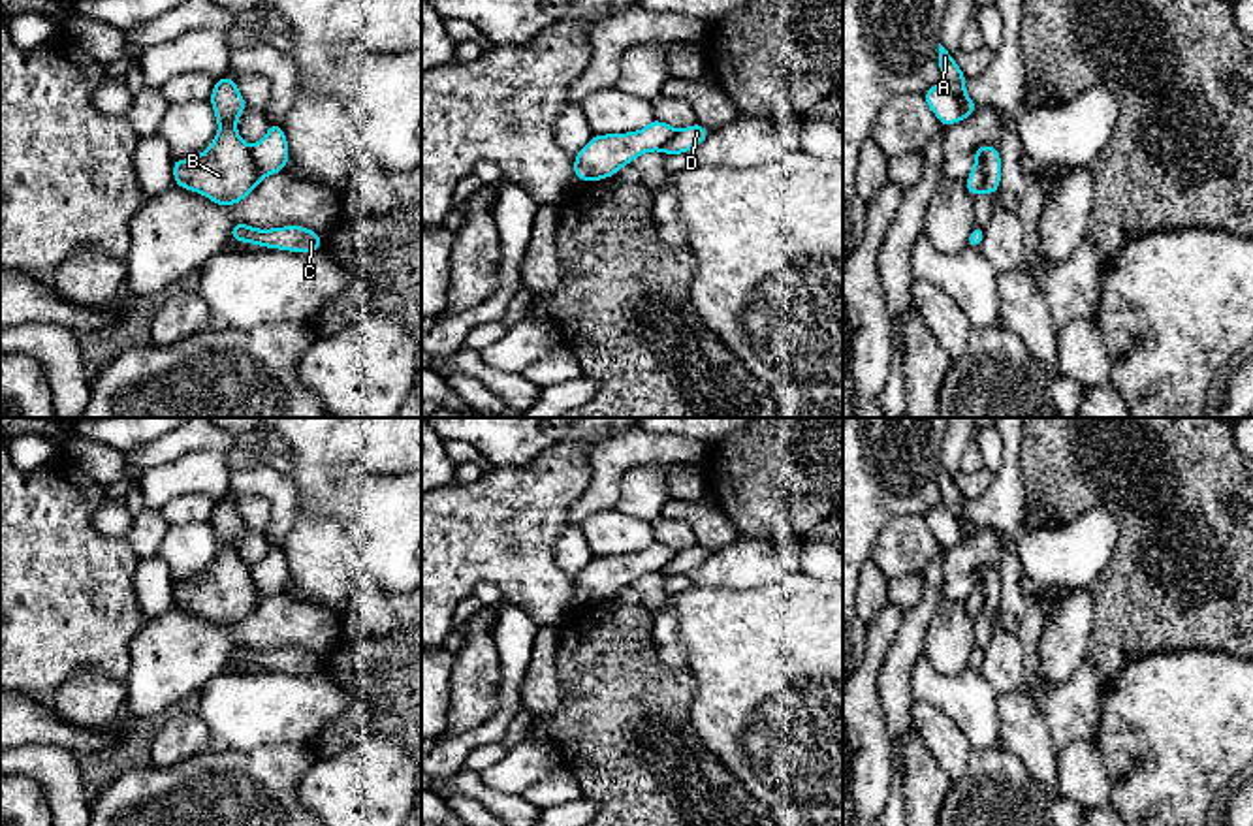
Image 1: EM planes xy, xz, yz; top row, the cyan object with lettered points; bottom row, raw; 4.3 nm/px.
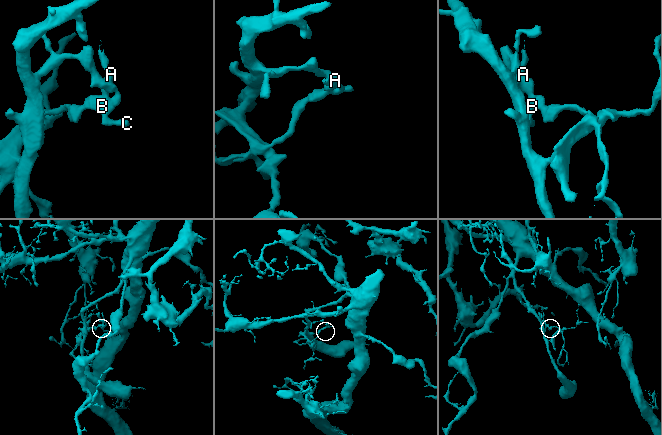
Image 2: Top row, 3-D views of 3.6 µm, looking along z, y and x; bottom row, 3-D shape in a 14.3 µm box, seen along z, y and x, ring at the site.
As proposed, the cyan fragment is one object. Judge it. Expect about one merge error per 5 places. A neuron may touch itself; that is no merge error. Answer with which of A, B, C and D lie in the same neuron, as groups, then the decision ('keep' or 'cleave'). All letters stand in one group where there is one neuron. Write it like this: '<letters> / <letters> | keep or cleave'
A B C D | keep

